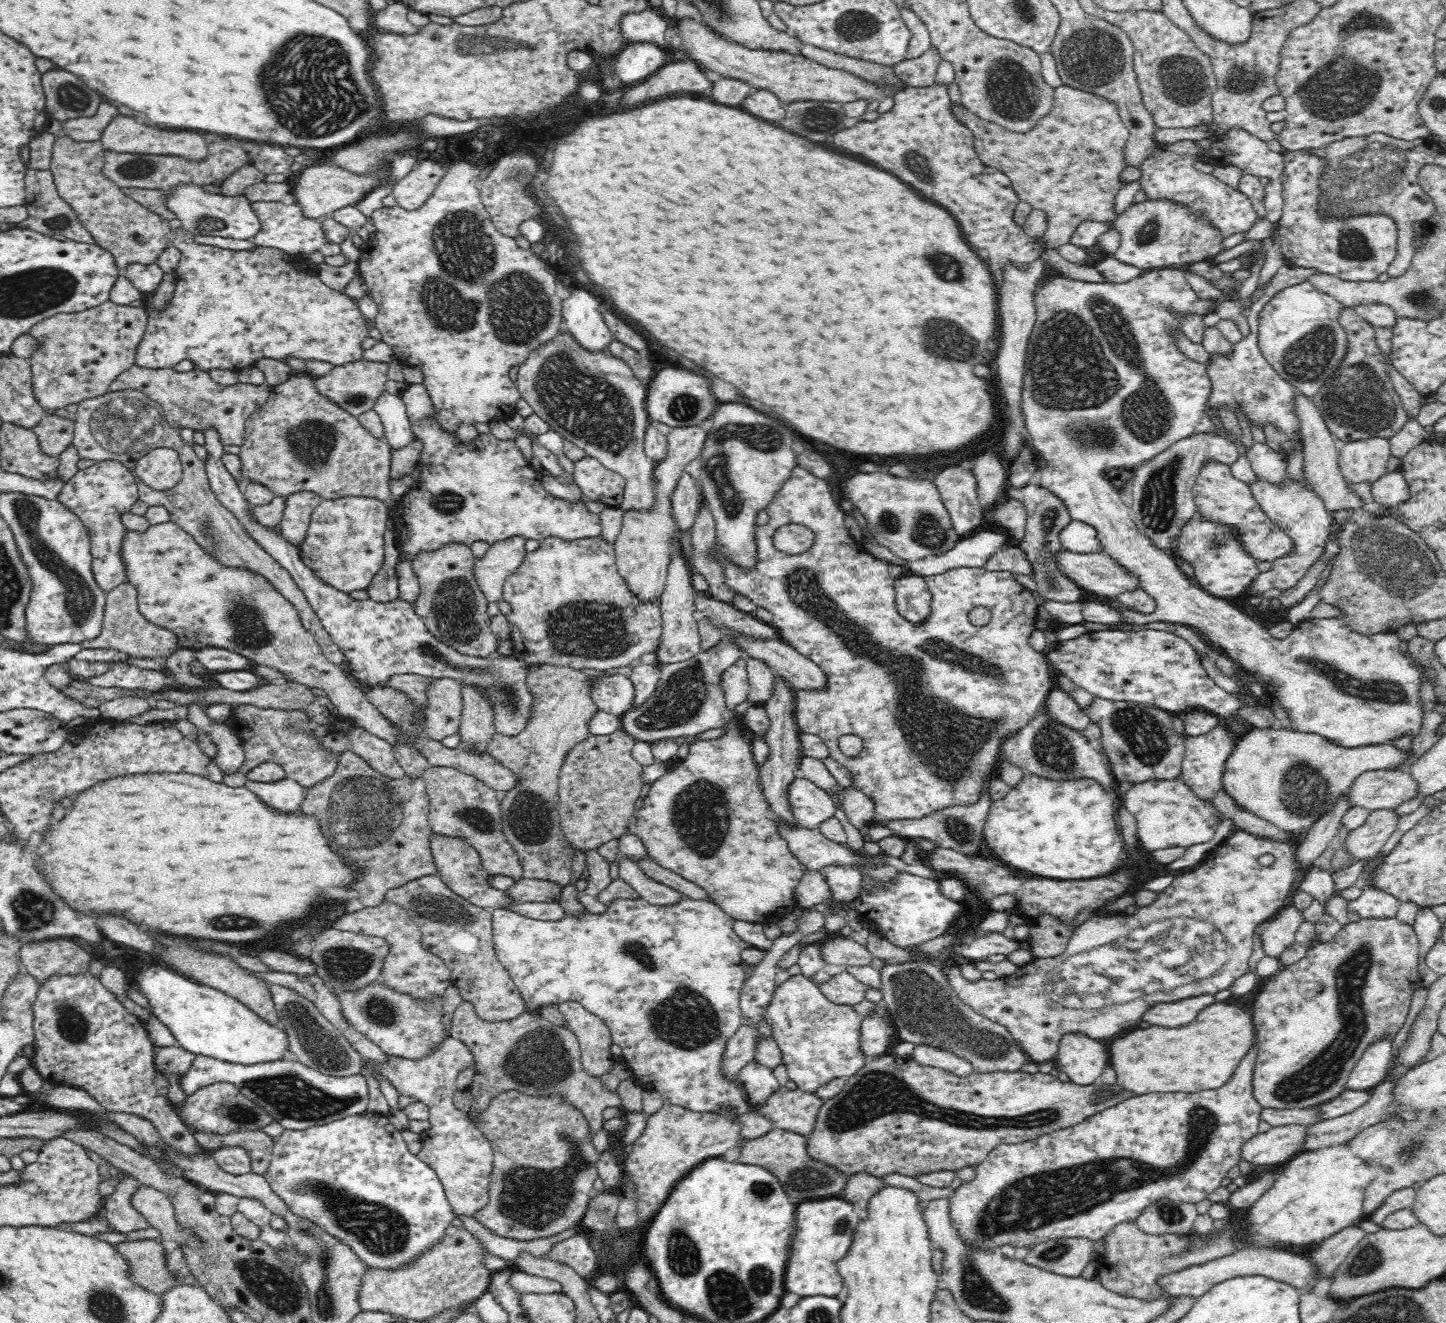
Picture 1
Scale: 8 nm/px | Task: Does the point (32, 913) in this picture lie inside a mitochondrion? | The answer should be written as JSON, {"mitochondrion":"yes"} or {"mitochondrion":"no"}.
{"mitochondrion":"yes"}

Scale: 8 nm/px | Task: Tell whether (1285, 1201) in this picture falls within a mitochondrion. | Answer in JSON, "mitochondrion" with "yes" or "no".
{"mitochondrion":"no"}

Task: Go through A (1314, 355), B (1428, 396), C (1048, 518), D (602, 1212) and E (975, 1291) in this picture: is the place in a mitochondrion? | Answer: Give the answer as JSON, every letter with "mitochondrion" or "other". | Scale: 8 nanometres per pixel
{"A":"mitochondrion","B":"other","C":"mitochondrion","D":"mitochondrion","E":"mitochondrion"}

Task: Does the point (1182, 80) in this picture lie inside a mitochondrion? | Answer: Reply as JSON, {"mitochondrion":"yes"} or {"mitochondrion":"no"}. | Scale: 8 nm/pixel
{"mitochondrion":"yes"}

